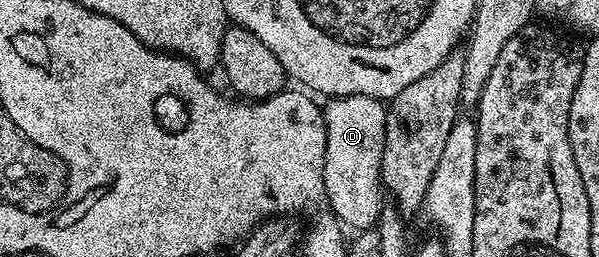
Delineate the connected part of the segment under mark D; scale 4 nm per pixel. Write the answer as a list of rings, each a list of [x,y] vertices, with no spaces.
[[[354,94],[343,98],[332,97],[326,102],[323,106],[323,122],[326,124],[326,150],[325,168],[323,169],[323,188],[326,203],[330,204],[330,206],[328,206],[330,211],[333,215],[335,215],[336,219],[342,225],[346,226],[347,224],[353,227],[353,230],[372,229],[379,219],[382,207],[385,205],[385,200],[381,198],[381,196],[383,197],[383,192],[381,189],[381,179],[379,177],[379,172],[380,160],[382,160],[384,152],[384,132],[385,124],[387,123],[386,107],[380,99],[373,97],[361,97],[360,94]]]

